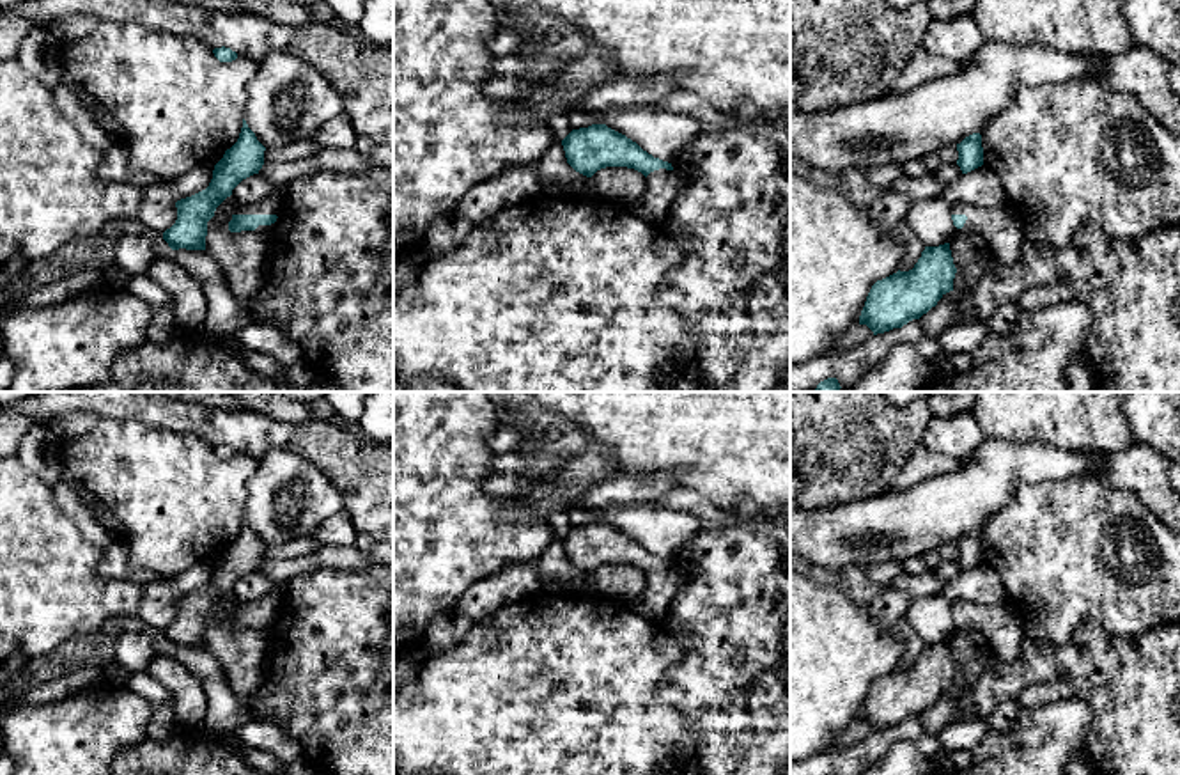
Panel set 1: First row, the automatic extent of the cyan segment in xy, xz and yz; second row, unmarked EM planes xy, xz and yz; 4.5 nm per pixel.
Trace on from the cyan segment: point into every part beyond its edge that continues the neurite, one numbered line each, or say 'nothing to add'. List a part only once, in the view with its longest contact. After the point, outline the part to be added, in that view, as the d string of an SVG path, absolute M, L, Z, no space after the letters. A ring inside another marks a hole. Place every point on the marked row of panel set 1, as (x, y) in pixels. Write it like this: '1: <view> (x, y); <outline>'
1: xy (273, 204); M285 190L271 193L264 200L250 206L241 206L237 215L280 215L285 204Z

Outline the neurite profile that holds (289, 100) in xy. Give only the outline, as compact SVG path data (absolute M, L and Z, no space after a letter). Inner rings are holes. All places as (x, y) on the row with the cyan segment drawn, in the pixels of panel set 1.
M269 53L248 83L245 121L264 147L312 140L340 112L340 94L298 55Z

